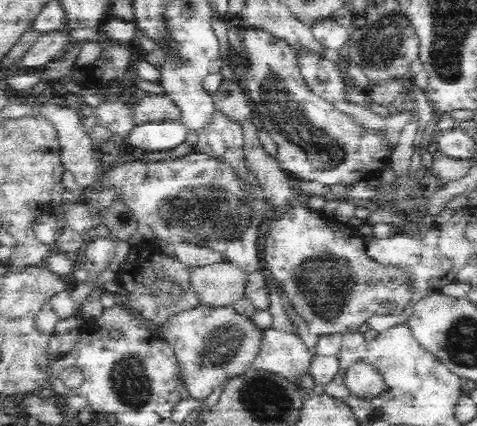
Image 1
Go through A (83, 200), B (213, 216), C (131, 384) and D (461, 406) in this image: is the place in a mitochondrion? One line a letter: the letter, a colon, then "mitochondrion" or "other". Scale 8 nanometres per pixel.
A: other
B: mitochondrion
C: mitochondrion
D: other

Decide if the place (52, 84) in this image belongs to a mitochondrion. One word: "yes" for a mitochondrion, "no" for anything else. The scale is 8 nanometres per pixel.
no

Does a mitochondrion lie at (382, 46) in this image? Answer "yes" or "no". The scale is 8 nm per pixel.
yes

